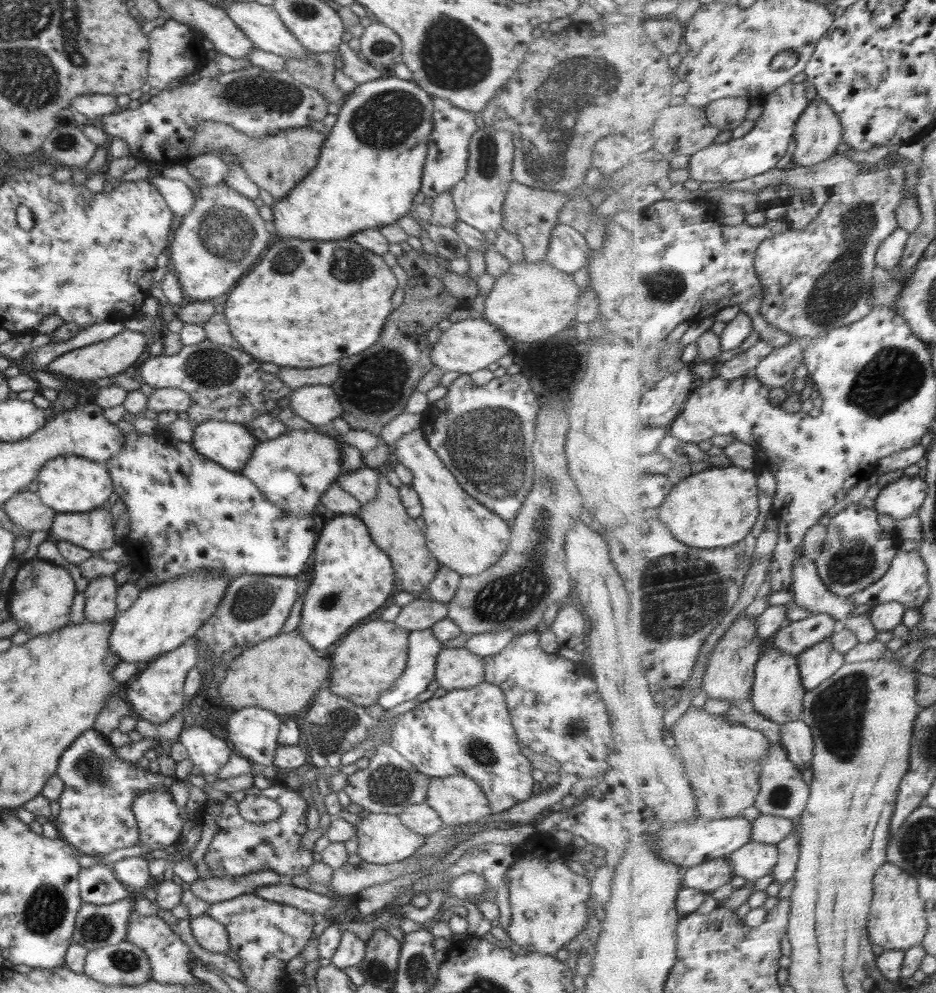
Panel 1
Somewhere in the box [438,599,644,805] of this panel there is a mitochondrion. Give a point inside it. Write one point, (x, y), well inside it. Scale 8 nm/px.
(483, 754)

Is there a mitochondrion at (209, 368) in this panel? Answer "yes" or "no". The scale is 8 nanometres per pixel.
yes

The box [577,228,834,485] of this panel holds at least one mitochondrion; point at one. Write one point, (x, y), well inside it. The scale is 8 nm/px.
(664, 287)

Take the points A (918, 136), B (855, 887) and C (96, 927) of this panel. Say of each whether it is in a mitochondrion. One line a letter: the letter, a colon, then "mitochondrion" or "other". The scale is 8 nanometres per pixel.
A: other
B: other
C: mitochondrion

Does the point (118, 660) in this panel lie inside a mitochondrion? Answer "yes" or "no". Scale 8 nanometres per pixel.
no

